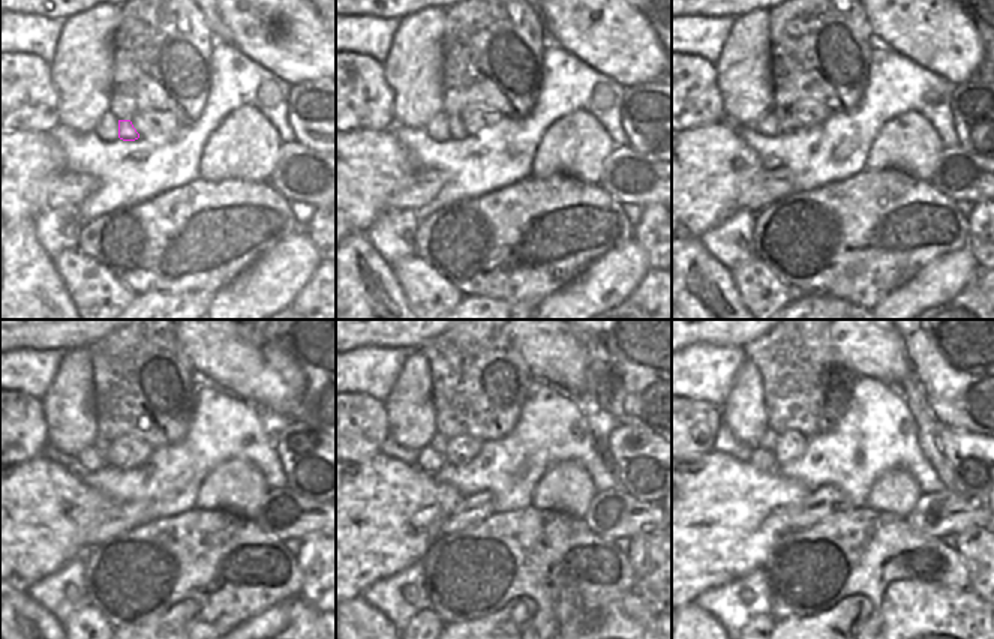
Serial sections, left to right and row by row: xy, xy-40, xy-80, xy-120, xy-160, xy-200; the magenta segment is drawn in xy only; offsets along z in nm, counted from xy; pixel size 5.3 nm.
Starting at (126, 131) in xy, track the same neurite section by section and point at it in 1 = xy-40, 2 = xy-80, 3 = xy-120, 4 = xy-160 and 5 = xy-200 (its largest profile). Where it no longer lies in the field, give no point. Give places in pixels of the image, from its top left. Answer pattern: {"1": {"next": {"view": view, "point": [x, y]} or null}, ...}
{"1": {"next": {"view": "xy-40", "point": [456, 128]}}, "2": {"next": {"view": "xy-80", "point": [784, 119]}}, "3": {"next": {"view": "xy-120", "point": [101, 444]}}, "4": {"next": {"view": "xy-160", "point": [438, 443]}}, "5": {"next": {"view": "xy-200", "point": [768, 441]}}}

